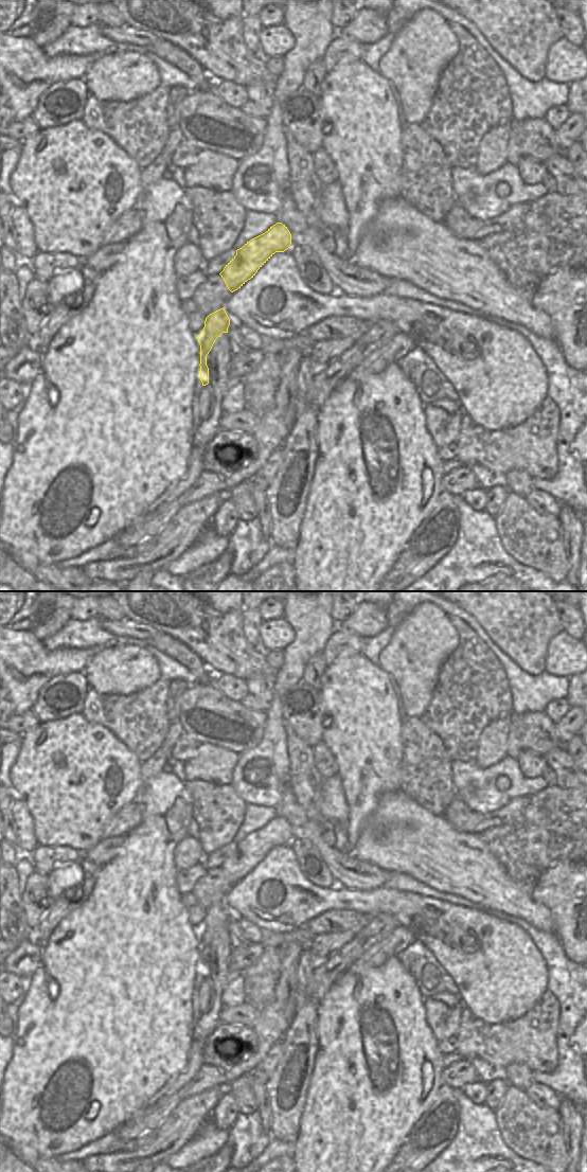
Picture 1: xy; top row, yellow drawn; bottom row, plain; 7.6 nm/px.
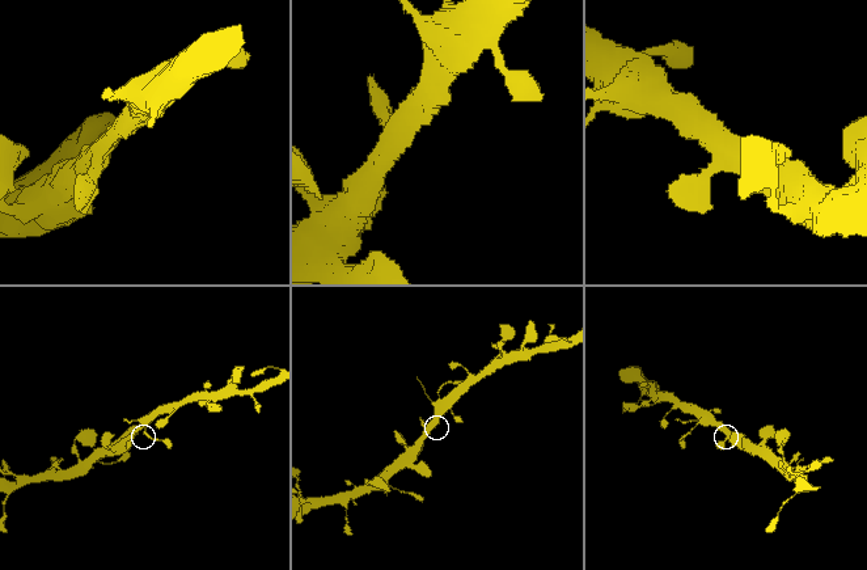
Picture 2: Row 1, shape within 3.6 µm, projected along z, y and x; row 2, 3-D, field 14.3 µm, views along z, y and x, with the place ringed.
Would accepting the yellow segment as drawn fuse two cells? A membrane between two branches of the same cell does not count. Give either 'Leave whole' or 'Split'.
Leave whole

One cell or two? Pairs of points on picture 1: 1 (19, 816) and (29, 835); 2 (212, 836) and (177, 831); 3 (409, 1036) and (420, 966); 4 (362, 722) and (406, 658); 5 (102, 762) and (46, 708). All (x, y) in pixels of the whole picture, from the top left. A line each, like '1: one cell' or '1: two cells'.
1: one cell
2: two cells
3: two cells
4: two cells
5: two cells

